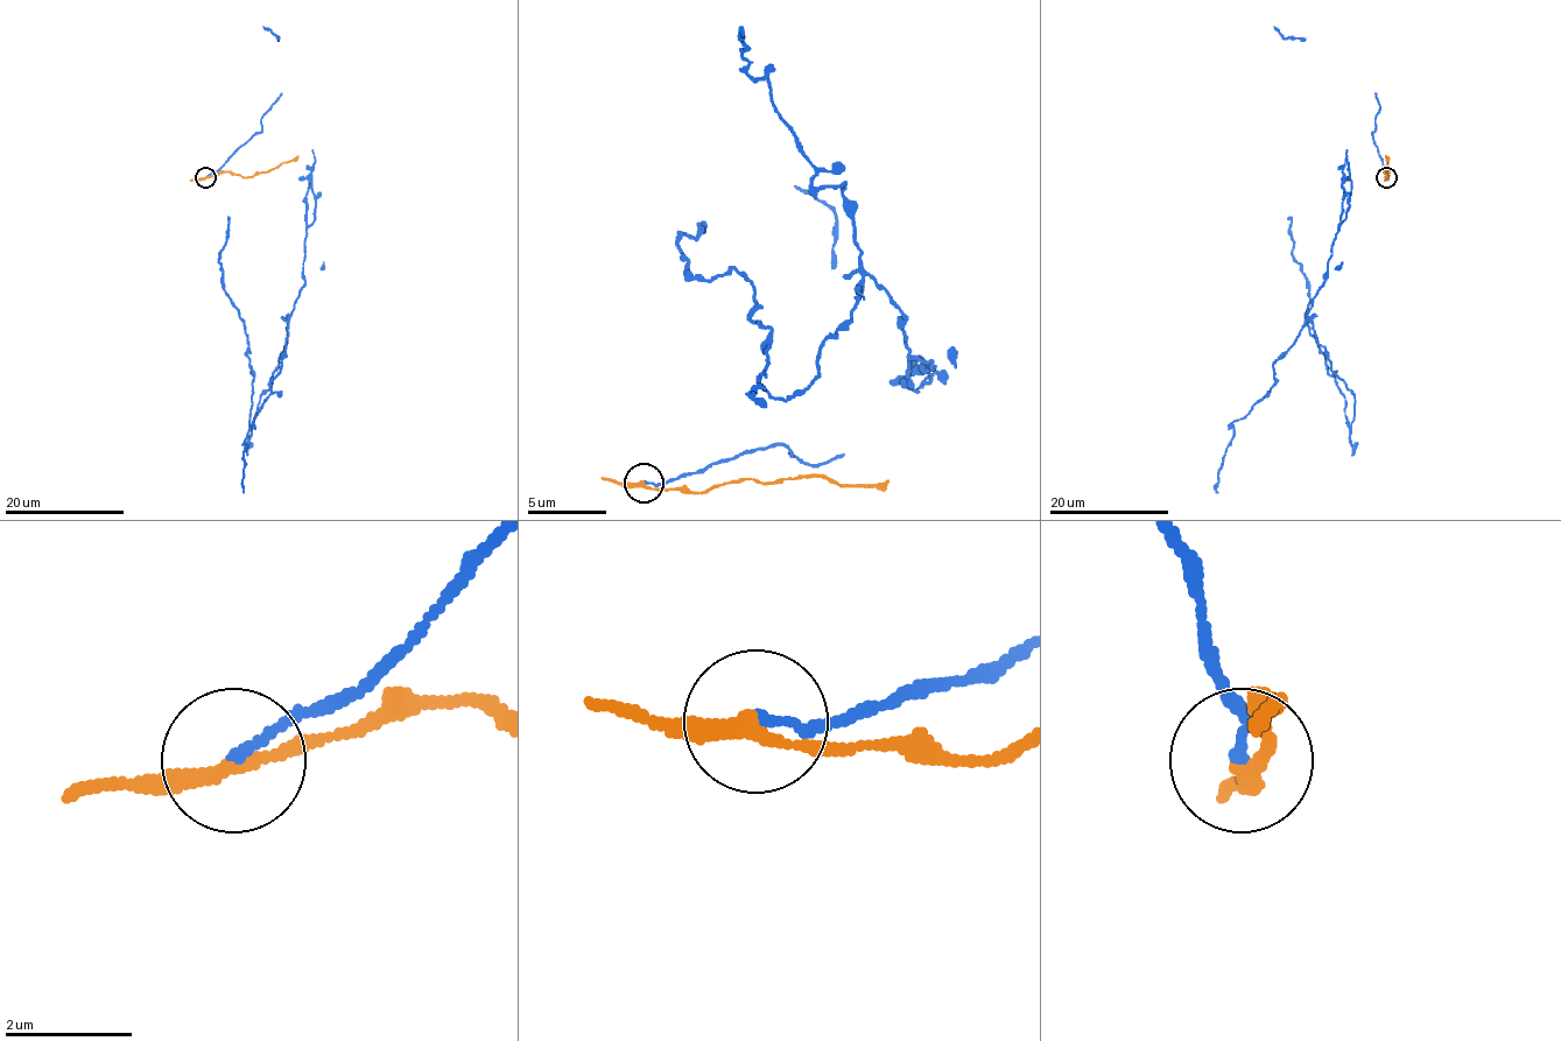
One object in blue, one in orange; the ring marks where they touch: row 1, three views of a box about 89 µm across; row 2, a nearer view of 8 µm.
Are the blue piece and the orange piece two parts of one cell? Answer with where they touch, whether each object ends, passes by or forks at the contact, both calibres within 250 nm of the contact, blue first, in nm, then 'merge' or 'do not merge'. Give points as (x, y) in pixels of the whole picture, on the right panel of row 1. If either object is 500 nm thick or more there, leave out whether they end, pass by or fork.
(1386, 177) | blue ends | orange passes by | 160/220 nm | do not merge

